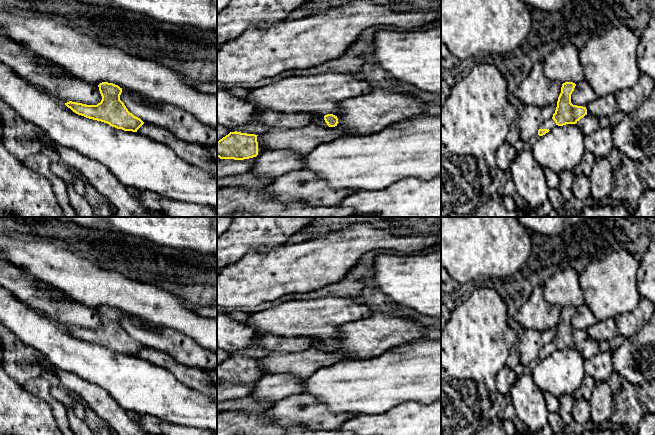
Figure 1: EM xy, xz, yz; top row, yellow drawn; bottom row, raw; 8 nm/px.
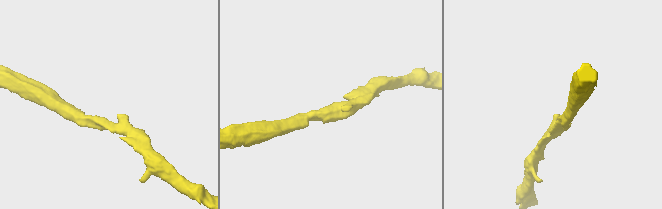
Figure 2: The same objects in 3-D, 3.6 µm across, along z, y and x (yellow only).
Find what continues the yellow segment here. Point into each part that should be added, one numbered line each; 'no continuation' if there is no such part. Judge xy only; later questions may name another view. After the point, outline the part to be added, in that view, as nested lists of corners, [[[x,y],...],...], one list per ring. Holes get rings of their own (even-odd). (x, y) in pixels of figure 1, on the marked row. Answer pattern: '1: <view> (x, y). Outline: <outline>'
no continuation

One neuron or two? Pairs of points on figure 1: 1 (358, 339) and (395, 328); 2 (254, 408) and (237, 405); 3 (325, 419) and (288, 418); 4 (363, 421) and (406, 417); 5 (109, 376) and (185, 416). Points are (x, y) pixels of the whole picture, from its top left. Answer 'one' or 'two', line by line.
1: one
2: one
3: one
4: one
5: one

